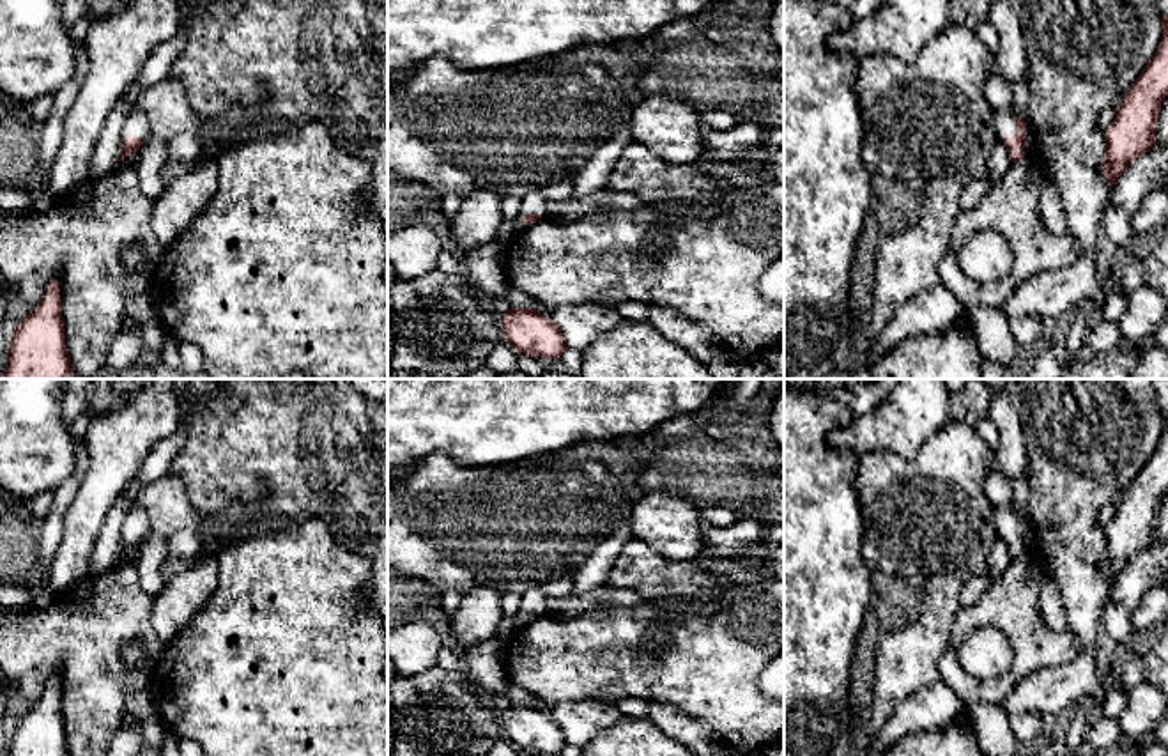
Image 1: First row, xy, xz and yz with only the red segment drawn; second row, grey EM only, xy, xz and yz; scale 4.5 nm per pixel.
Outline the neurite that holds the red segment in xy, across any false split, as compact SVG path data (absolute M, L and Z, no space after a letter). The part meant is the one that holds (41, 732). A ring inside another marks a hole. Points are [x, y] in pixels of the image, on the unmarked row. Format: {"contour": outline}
{"contour": "M57 676L46 682L39 701L11 726L9 756L69 756Z"}

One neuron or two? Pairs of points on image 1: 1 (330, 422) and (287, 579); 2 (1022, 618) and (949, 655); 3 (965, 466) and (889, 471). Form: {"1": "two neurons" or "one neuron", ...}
{"1": "two neurons", "2": "one neuron", "3": "one neuron"}

